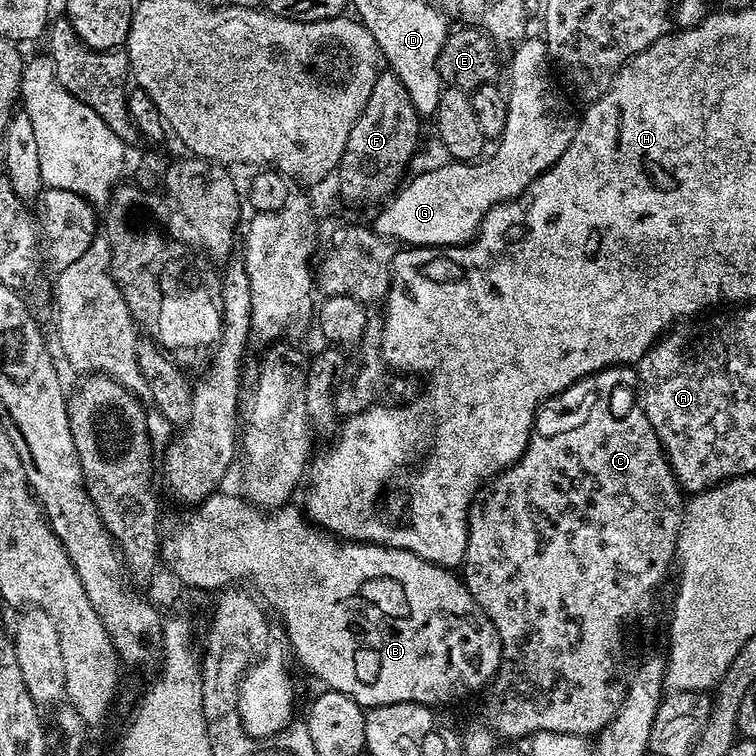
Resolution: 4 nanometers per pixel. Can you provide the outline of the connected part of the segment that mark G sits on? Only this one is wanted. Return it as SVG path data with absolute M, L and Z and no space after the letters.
M525 38L515 45L514 51L512 65L506 68L506 72L512 75L506 85L508 117L504 135L495 145L496 153L483 162L472 162L467 166L448 163L441 168L432 168L412 181L409 179L379 209L381 212L374 223L378 235L396 242L405 240L405 245L422 248L467 244L492 207L522 194L534 178L541 176L558 162L558 158L562 158L562 154L566 154L566 146L570 146L574 138L578 120L575 115L572 117L559 86L548 73L547 44L540 38Z

